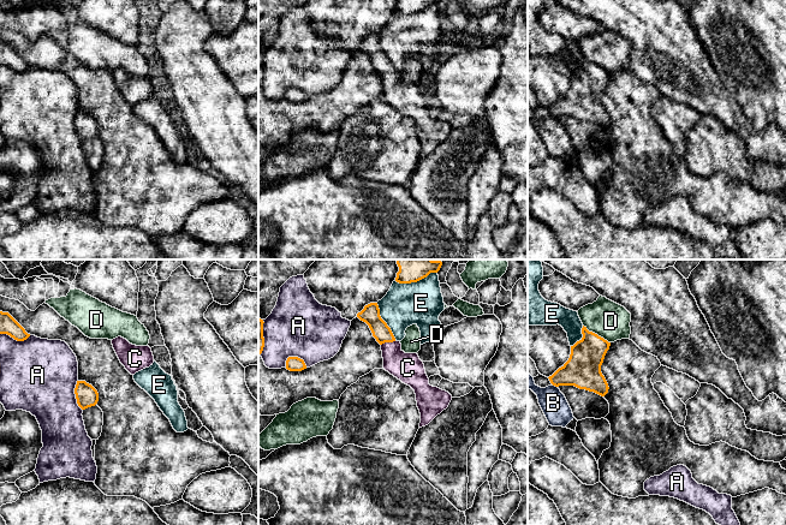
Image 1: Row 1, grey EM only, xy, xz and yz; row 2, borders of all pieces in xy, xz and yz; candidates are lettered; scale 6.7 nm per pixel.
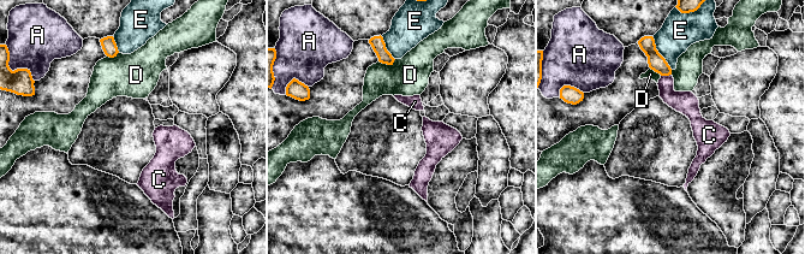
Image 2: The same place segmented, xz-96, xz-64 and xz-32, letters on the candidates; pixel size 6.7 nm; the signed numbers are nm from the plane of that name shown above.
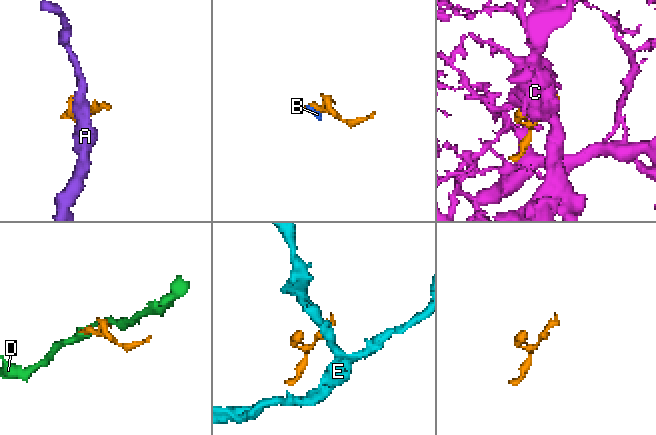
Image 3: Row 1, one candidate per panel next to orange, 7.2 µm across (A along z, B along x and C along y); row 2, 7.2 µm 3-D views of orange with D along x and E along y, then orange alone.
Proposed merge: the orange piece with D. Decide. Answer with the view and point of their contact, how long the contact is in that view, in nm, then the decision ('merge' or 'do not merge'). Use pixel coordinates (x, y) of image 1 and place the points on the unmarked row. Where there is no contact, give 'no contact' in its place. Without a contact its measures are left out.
contact yz (596, 65); length 220 nm; do not merge

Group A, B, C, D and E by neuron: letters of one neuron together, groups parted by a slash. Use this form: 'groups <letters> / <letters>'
groups A / B / C / D / E

